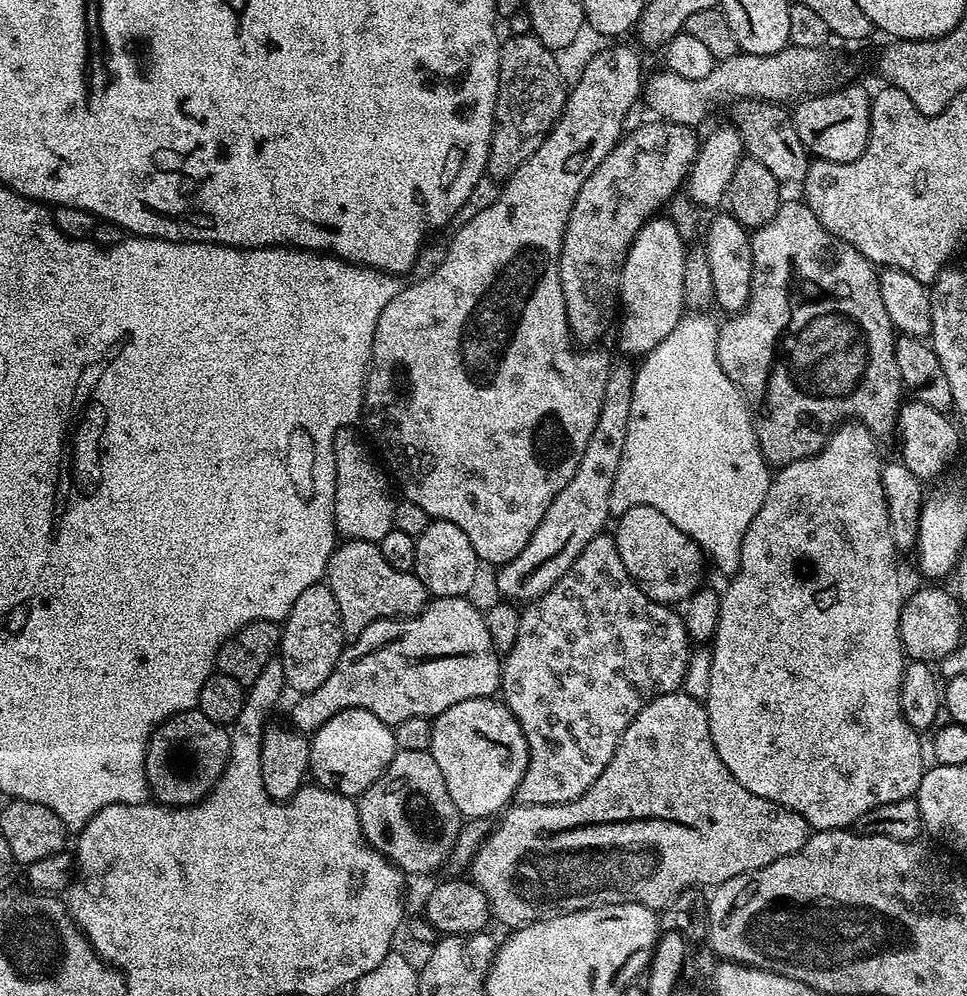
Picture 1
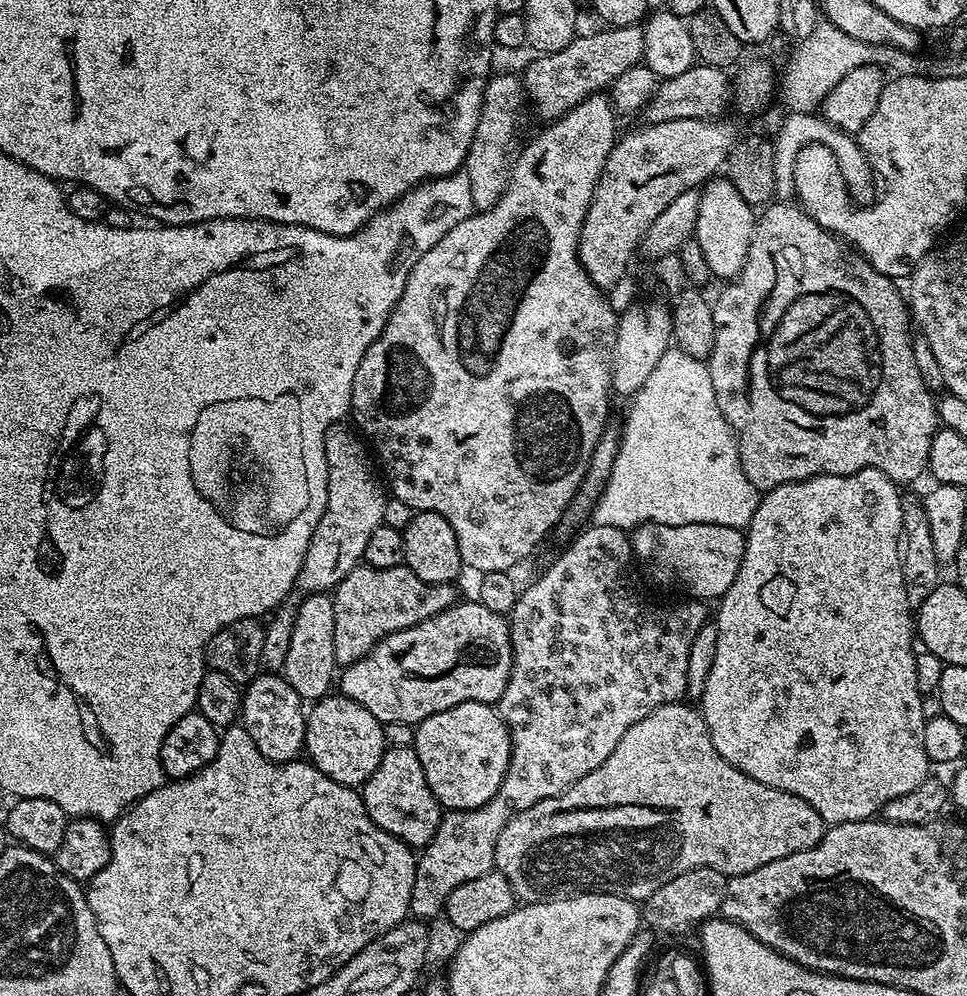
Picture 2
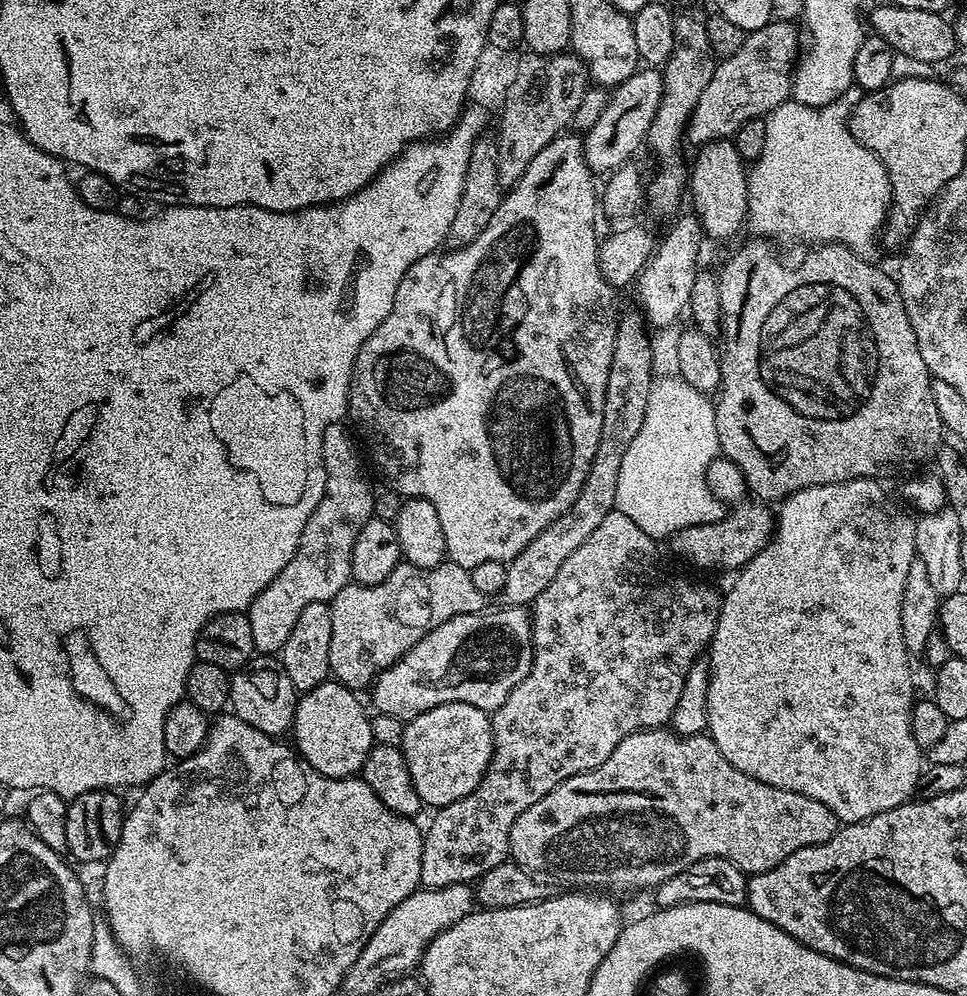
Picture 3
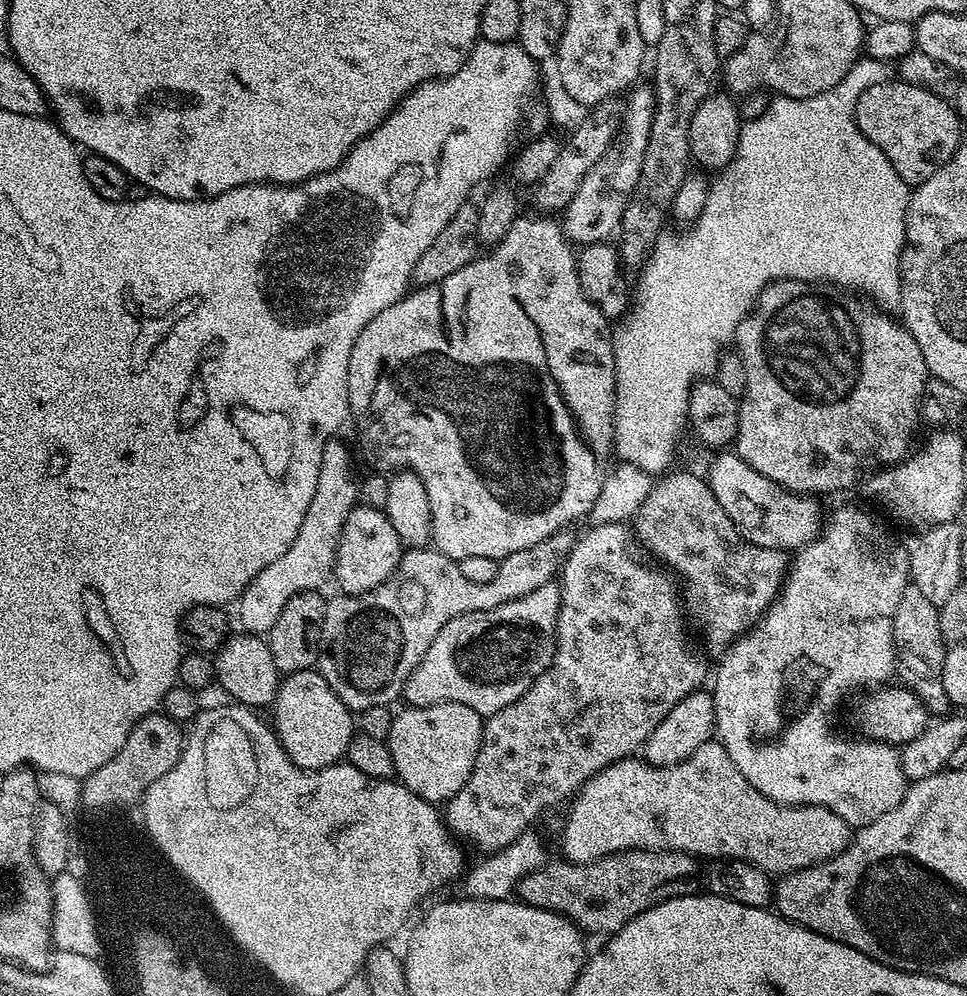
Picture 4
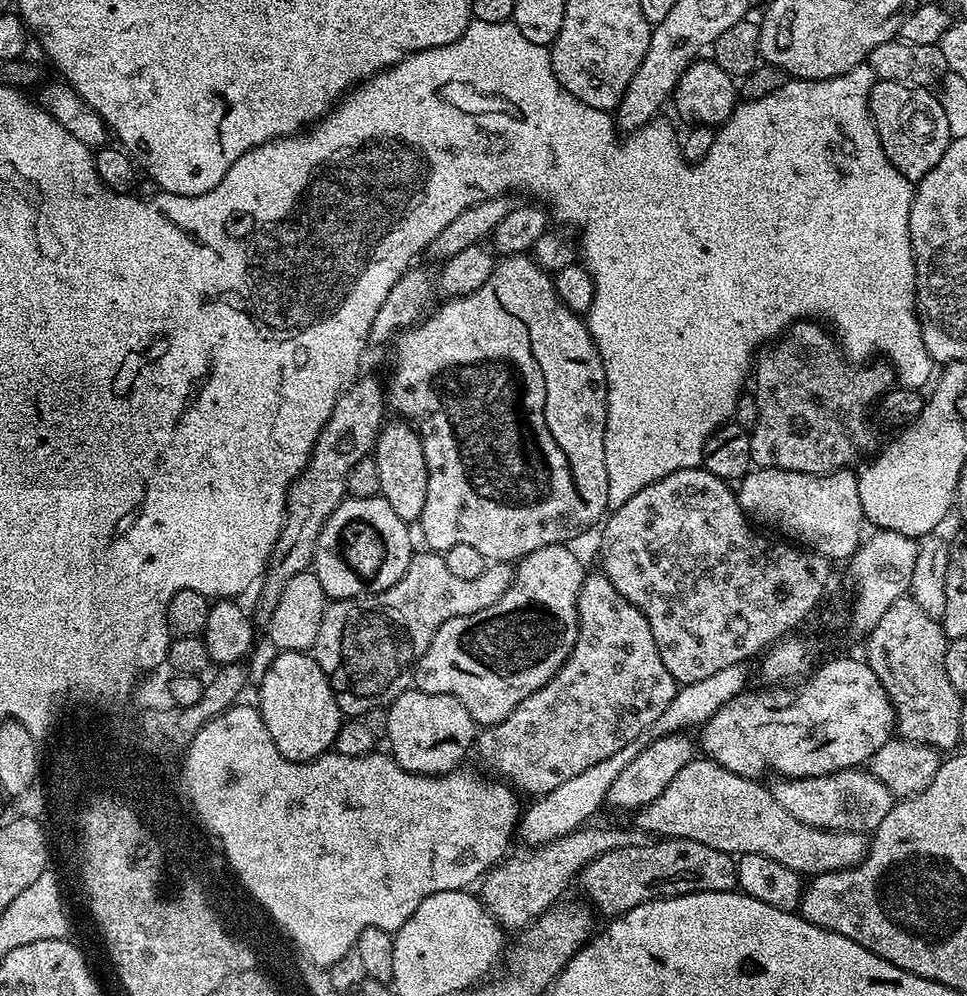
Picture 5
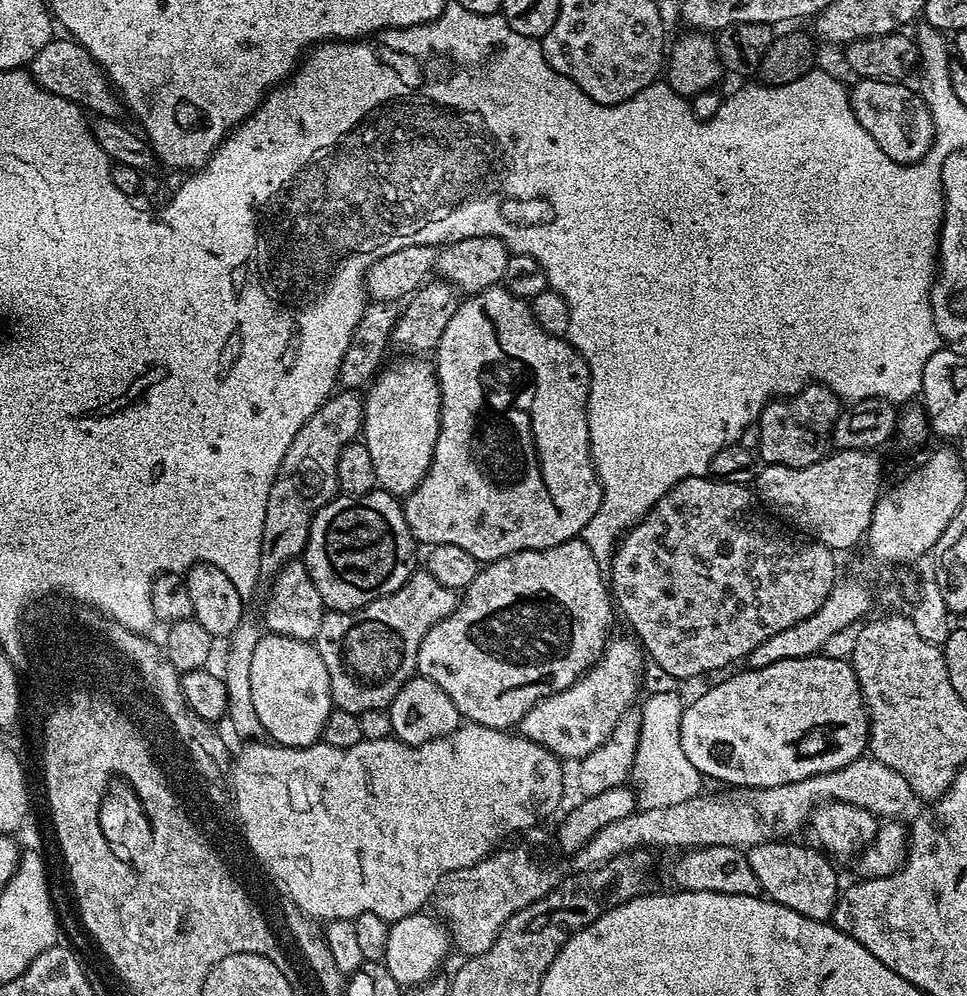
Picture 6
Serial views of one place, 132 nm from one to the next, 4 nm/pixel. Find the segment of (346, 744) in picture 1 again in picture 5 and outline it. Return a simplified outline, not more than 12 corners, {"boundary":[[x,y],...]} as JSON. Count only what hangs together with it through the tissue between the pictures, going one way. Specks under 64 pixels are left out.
{"boundary":[[277,651],[258,680],[278,754],[307,764],[342,713],[315,655]]}

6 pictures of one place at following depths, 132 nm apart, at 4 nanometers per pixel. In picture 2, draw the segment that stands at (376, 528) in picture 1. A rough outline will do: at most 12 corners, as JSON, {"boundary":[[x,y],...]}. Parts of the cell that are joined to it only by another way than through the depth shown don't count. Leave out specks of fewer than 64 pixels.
{"boundary":[[345,421],[323,435],[327,506],[297,587],[324,594],[361,563],[388,497]]}

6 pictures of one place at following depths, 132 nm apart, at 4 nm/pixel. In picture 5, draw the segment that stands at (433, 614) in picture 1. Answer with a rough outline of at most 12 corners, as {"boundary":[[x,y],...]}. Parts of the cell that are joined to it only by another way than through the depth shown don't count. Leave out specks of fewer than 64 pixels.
{"boundary":[[568,544],[450,618],[415,687],[501,724],[570,658],[586,567]]}

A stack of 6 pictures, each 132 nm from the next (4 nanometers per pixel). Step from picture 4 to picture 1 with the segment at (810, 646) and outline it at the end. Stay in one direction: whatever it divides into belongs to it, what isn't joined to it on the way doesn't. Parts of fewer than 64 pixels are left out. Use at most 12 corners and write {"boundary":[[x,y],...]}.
{"boundary":[[877,437],[775,473],[720,598],[710,738],[851,829],[915,797]]}

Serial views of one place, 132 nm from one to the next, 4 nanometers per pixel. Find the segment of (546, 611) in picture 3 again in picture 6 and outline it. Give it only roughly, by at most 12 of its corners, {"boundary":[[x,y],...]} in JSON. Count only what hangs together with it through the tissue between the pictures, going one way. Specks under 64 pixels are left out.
{"boundary":[[613,635],[519,735],[564,762],[602,746],[637,703],[646,653]]}

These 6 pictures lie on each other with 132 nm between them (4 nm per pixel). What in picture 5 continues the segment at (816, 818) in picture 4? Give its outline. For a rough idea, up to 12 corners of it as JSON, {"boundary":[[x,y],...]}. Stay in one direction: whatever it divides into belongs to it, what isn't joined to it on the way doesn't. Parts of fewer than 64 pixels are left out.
{"boundary":[[694,758],[635,813],[660,838],[766,854],[811,878],[858,866],[862,832],[798,822]]}

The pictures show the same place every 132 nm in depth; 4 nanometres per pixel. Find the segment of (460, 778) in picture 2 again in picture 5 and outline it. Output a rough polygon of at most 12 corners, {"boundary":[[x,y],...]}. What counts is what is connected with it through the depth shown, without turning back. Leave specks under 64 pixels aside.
{"boundary":[[450,694],[389,704],[390,755],[416,776],[457,771],[478,725]]}

